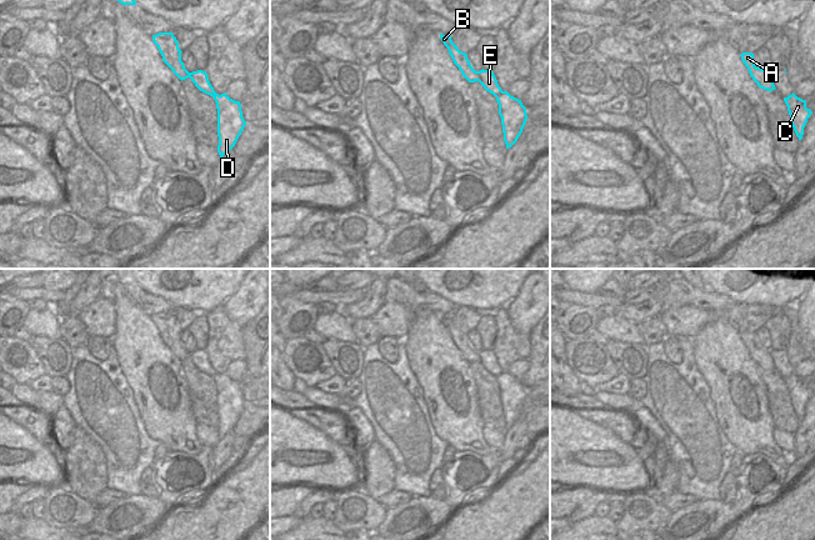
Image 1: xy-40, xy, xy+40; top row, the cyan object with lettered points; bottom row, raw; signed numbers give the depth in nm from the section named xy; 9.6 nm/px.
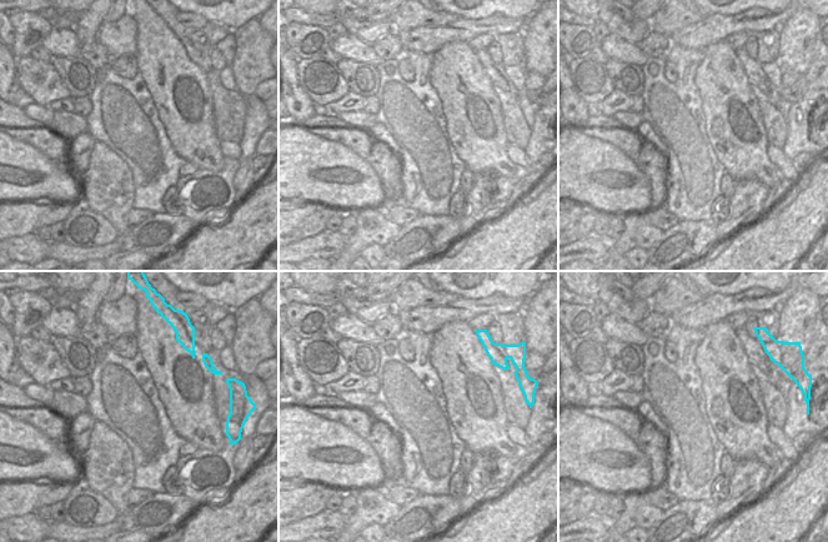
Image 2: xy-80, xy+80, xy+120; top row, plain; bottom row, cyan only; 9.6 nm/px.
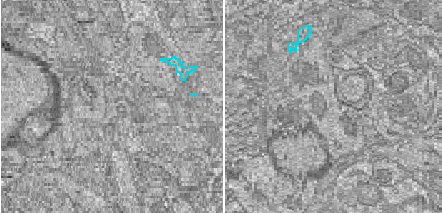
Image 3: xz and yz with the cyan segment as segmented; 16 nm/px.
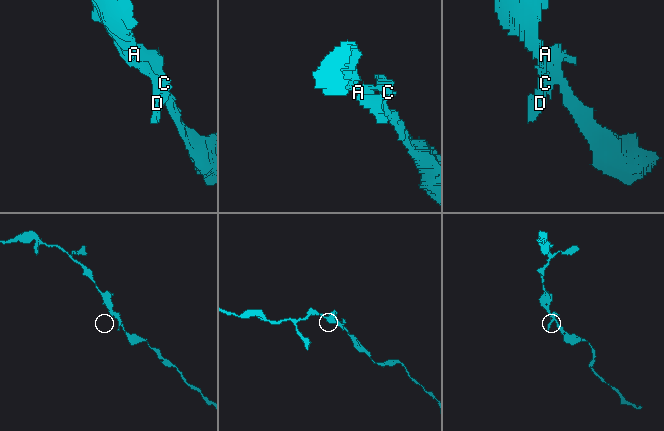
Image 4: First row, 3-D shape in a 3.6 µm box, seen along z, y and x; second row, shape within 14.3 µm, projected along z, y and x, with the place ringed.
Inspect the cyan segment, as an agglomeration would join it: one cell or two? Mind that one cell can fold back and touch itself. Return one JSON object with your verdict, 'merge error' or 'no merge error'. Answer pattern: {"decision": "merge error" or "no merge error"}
{"decision": "no merge error"}

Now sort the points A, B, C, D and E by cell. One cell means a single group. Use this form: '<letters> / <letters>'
A B C D E

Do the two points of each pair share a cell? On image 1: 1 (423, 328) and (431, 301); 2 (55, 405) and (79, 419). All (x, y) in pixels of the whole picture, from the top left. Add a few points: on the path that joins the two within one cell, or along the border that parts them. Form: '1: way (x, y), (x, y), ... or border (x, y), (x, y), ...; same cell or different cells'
1: border (414, 309), (429, 309), (440, 313); different cells
2: way (61, 405), (66, 405), (74, 413); same cell

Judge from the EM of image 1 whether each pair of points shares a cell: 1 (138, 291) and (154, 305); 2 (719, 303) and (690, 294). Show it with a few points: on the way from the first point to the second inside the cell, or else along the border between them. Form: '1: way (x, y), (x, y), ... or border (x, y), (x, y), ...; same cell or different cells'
1: way (141, 295), (148, 301), (151, 301); same cell
2: way (711, 300), (698, 298); same cell

